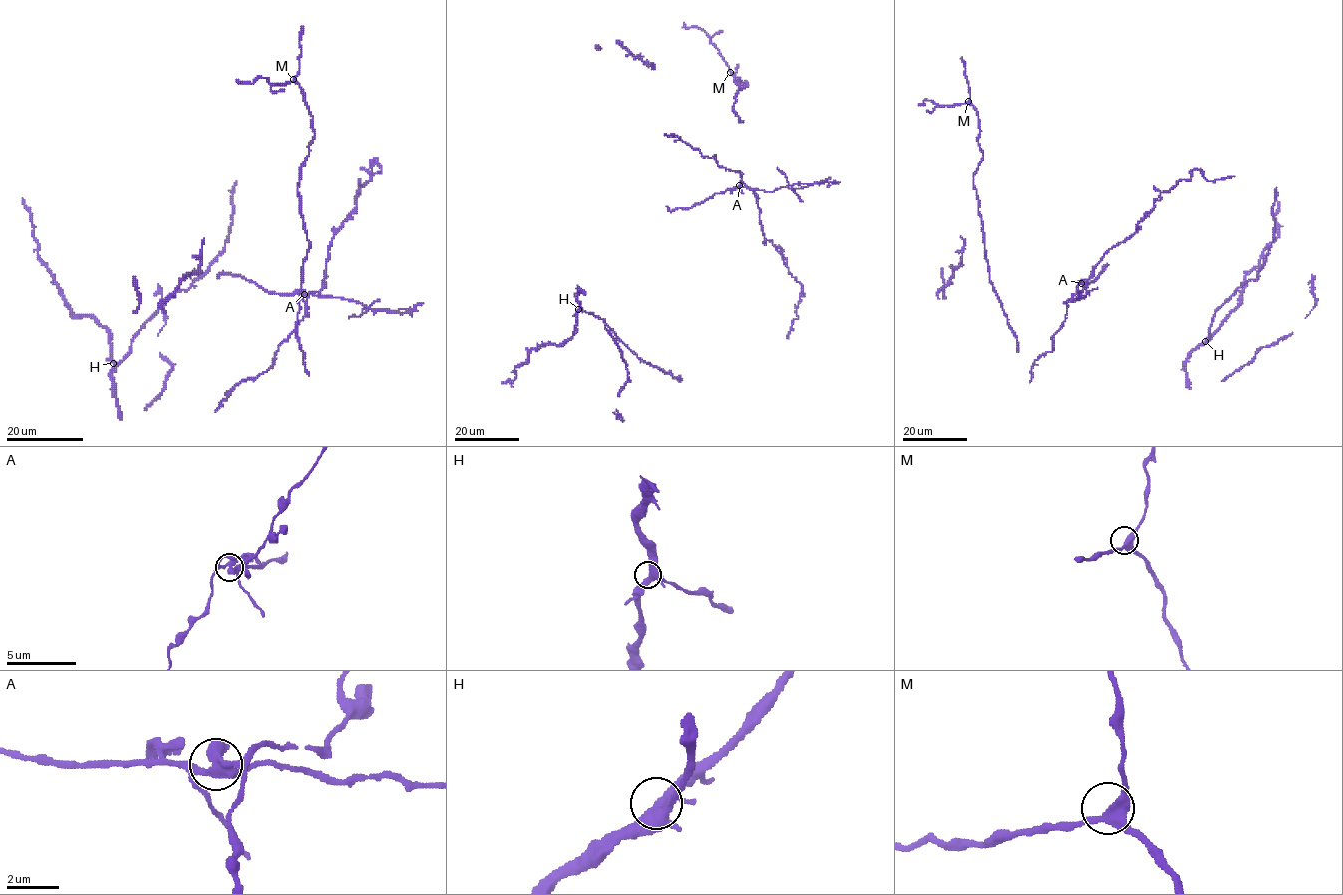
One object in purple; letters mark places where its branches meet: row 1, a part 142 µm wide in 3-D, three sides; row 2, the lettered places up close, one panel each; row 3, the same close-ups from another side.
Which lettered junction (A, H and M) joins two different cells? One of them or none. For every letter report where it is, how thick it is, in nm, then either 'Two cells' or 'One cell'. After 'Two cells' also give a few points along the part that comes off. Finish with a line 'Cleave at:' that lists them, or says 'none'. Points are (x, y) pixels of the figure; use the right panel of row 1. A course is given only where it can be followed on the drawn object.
A: Place: (1081, 283). Thickness 380 nm. Two cells. Course of the part to remove: (1081, 283), (1088, 286), (1079, 296), (1085, 296), (1064, 303)
H: Place: (1205, 341). Thickness 360 nm. One cell
M: Place: (968, 101). Thickness 360 nm. One cell
Cleave at: A

